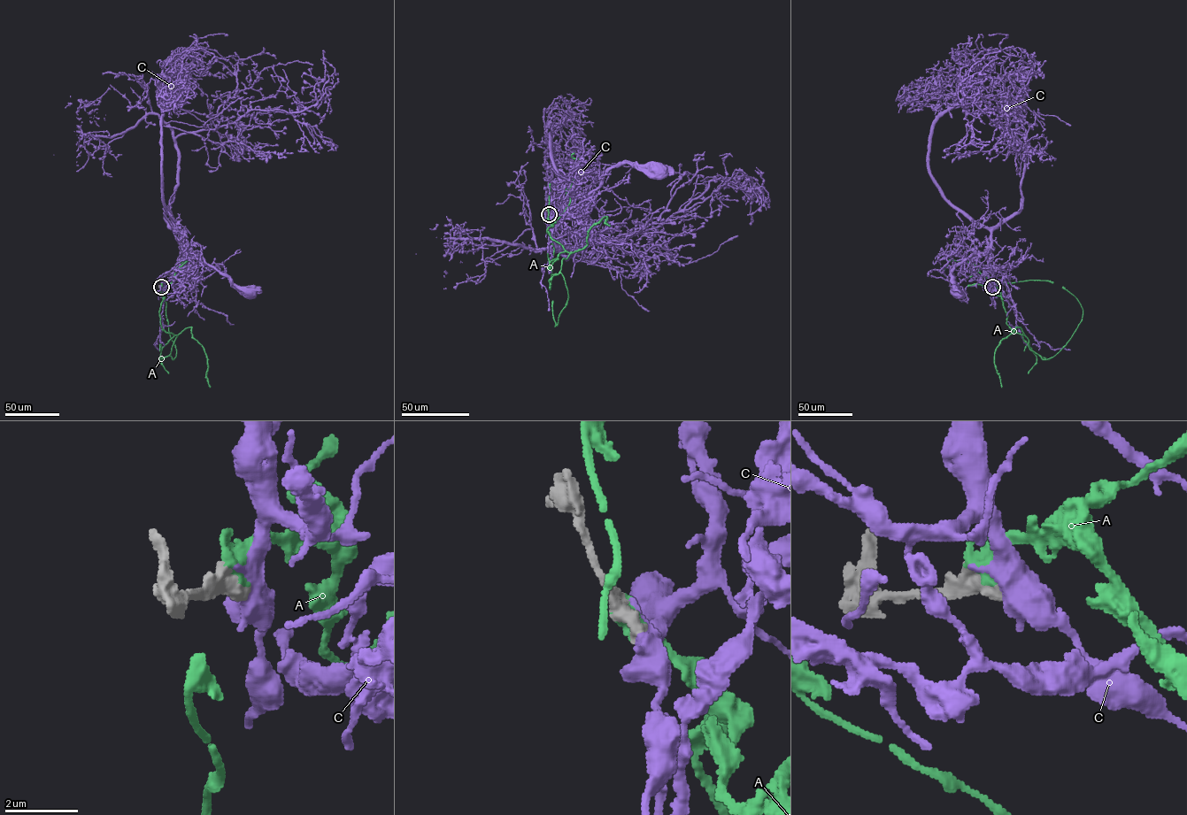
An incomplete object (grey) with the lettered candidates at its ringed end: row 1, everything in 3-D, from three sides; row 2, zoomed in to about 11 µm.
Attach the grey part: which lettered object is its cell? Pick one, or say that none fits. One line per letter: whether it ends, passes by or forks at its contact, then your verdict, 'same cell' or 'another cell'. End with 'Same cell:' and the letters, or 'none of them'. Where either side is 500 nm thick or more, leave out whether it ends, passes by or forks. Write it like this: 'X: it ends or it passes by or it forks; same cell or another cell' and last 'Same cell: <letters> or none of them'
A: same cell
C: another cell
Same cell: A

